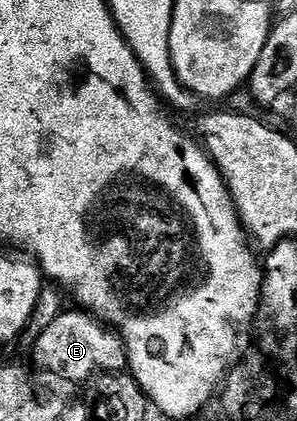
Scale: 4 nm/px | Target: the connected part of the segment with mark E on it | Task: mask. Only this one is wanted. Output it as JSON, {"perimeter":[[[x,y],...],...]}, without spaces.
{"perimeter":[[[83,309],[75,310],[65,310],[38,337],[34,346],[37,365],[61,375],[64,379],[69,379],[72,383],[84,383],[99,371],[127,372],[128,351],[124,348],[124,342],[121,341],[119,334],[101,323],[95,315],[89,315]]]}

